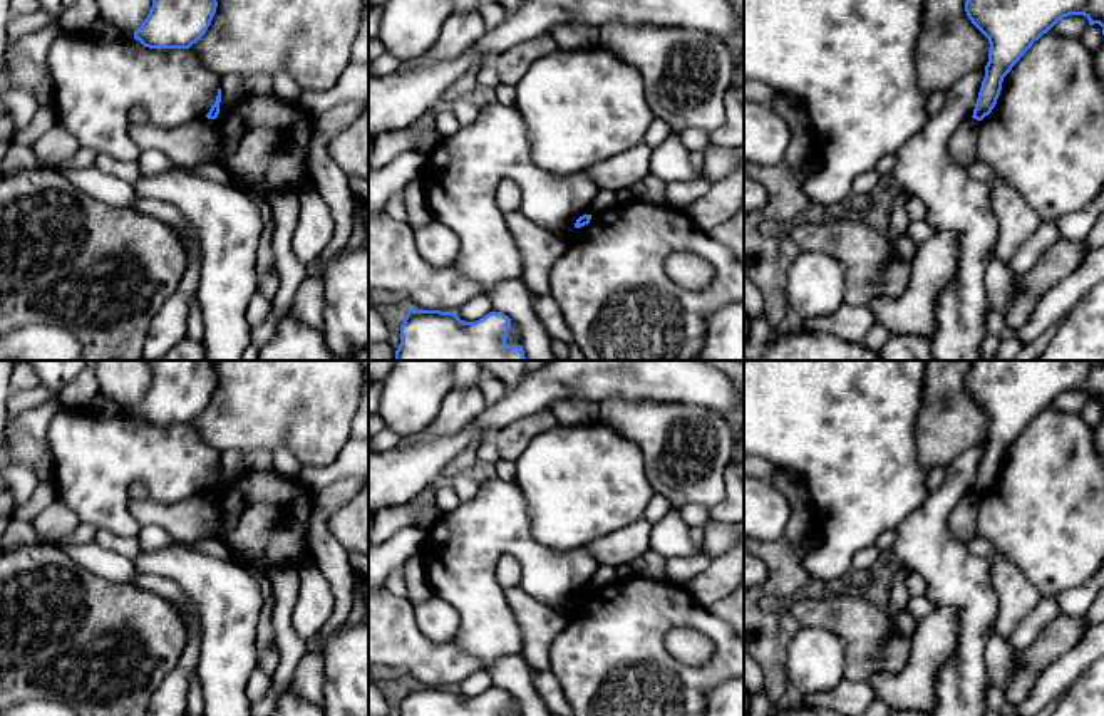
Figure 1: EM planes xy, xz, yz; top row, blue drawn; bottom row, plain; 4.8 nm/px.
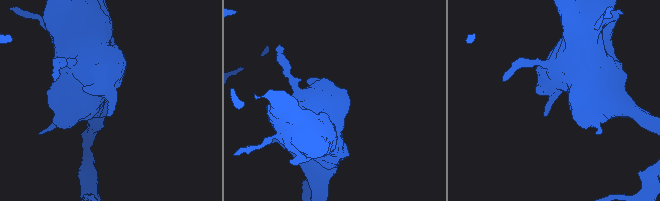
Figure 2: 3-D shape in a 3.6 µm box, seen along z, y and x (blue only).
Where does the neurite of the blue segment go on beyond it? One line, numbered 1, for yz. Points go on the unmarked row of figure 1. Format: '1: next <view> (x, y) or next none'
1: next none

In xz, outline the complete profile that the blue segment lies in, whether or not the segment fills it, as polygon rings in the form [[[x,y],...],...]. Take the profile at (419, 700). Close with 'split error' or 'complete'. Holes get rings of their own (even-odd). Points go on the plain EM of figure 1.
[[[409,686],[400,701],[400,716],[506,716],[511,694],[489,687],[476,698],[464,698],[454,687]]]; complete

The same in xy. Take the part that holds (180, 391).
[[[144,361],[152,371],[152,382],[134,407],[134,414],[149,424],[189,424],[211,401],[216,389],[214,361]]]; complete

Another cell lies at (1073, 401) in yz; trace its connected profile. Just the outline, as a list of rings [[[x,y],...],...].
[[[1069,391],[1060,394],[1050,406],[1057,411],[1077,414],[1089,402],[1089,396],[1084,391]]]

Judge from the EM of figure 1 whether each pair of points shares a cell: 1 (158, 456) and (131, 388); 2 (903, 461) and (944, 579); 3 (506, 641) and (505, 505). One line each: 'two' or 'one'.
1: two
2: two
3: one

